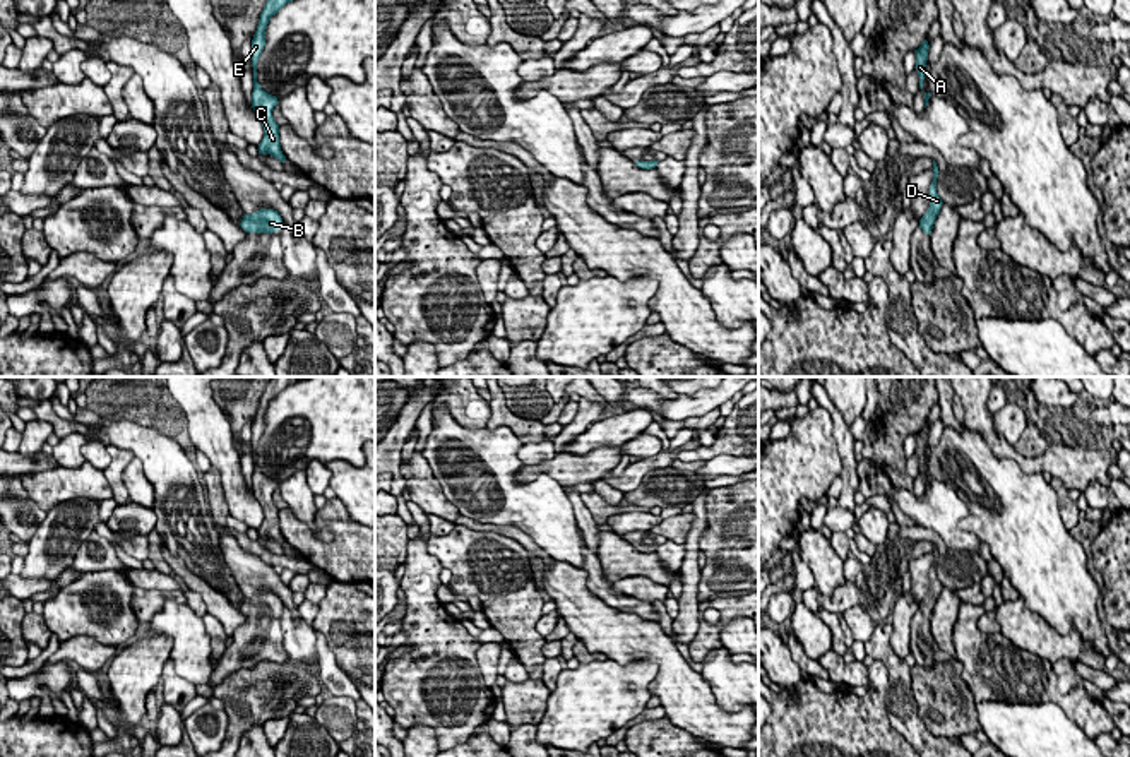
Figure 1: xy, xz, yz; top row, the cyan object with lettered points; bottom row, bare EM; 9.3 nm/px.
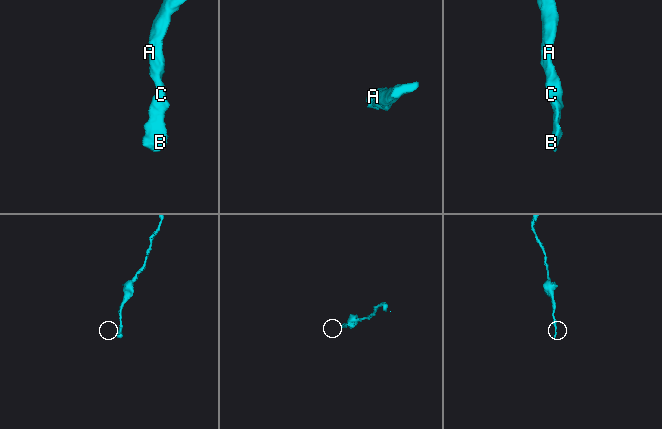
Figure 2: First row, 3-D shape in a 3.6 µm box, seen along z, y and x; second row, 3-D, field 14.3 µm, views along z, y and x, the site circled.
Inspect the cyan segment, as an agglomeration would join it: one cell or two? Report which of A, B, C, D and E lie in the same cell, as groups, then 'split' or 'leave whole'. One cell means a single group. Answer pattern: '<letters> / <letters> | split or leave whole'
A B C D E | leave whole

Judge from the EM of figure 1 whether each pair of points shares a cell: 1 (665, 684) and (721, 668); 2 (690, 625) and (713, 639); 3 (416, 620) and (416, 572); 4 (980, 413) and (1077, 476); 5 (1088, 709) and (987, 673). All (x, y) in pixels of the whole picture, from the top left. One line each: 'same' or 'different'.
1: different
2: different
3: same
4: same
5: same

